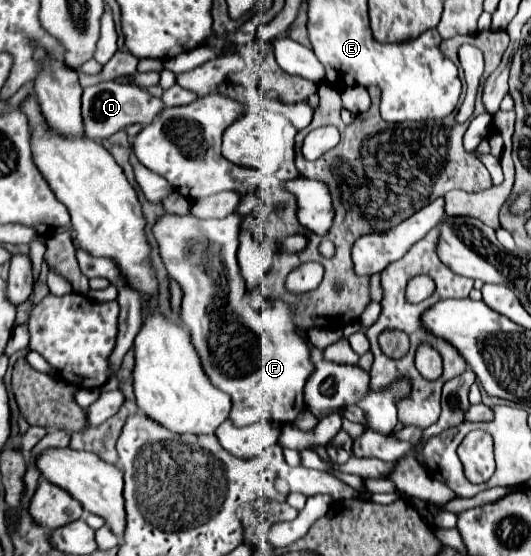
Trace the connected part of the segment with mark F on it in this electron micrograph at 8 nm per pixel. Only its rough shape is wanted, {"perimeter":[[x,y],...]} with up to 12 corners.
{"perimeter":[[164,215],[160,257],[230,421],[292,423],[294,307],[252,309],[238,219]]}

